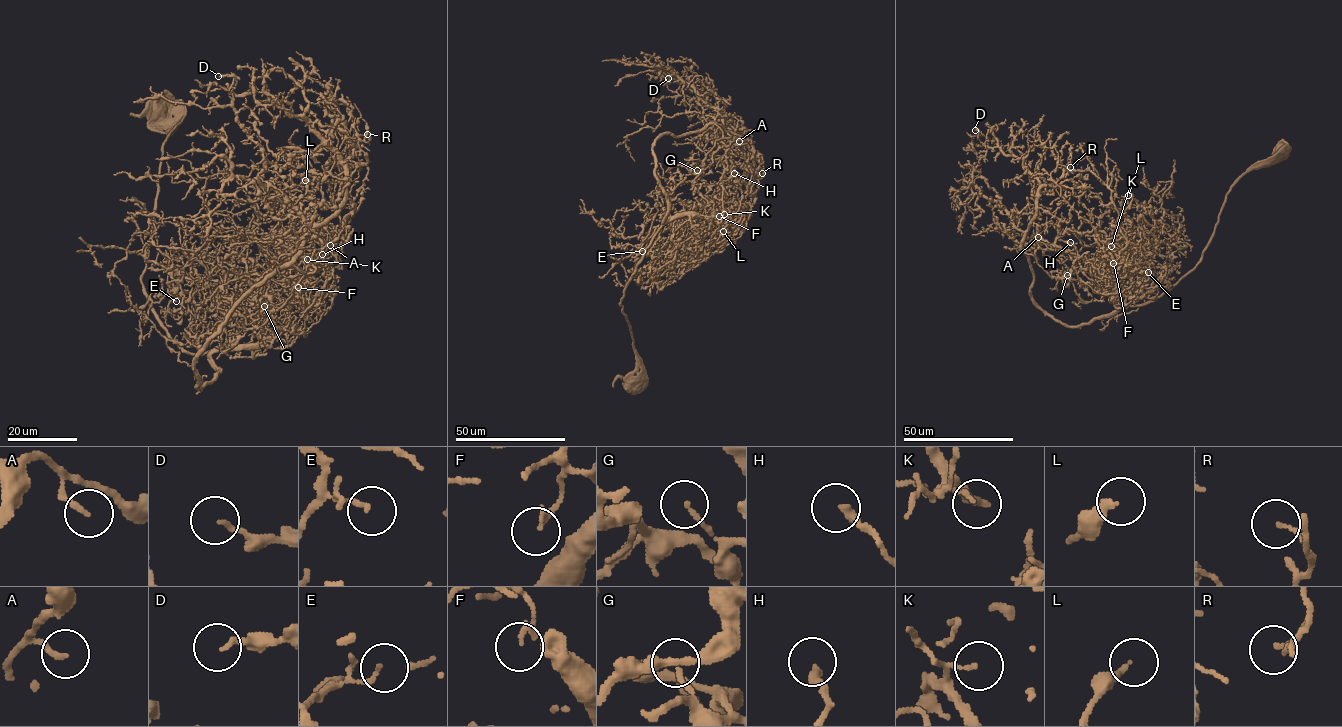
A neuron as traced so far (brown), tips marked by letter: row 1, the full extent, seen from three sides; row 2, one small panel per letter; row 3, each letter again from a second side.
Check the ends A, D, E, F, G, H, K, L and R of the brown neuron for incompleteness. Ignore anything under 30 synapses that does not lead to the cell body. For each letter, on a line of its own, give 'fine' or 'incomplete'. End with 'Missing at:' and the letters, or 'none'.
A: fine
D: fine
E: fine
F: fine
G: fine
H: fine
K: fine
L: fine
R: fine
Missing at: none

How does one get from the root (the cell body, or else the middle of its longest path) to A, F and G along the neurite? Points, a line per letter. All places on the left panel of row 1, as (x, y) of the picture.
A: (162, 111), (168, 136), (141, 285), (184, 350), (268, 337), (302, 297), (306, 262), (330, 245)
F: (162, 111), (168, 136), (141, 285), (168, 334), (190, 353), (256, 344), (279, 327), (305, 283), (298, 287)
G: (162, 111), (168, 136), (141, 278), (150, 308), (184, 350), (208, 353), (284, 329), (256, 317), (264, 306)

